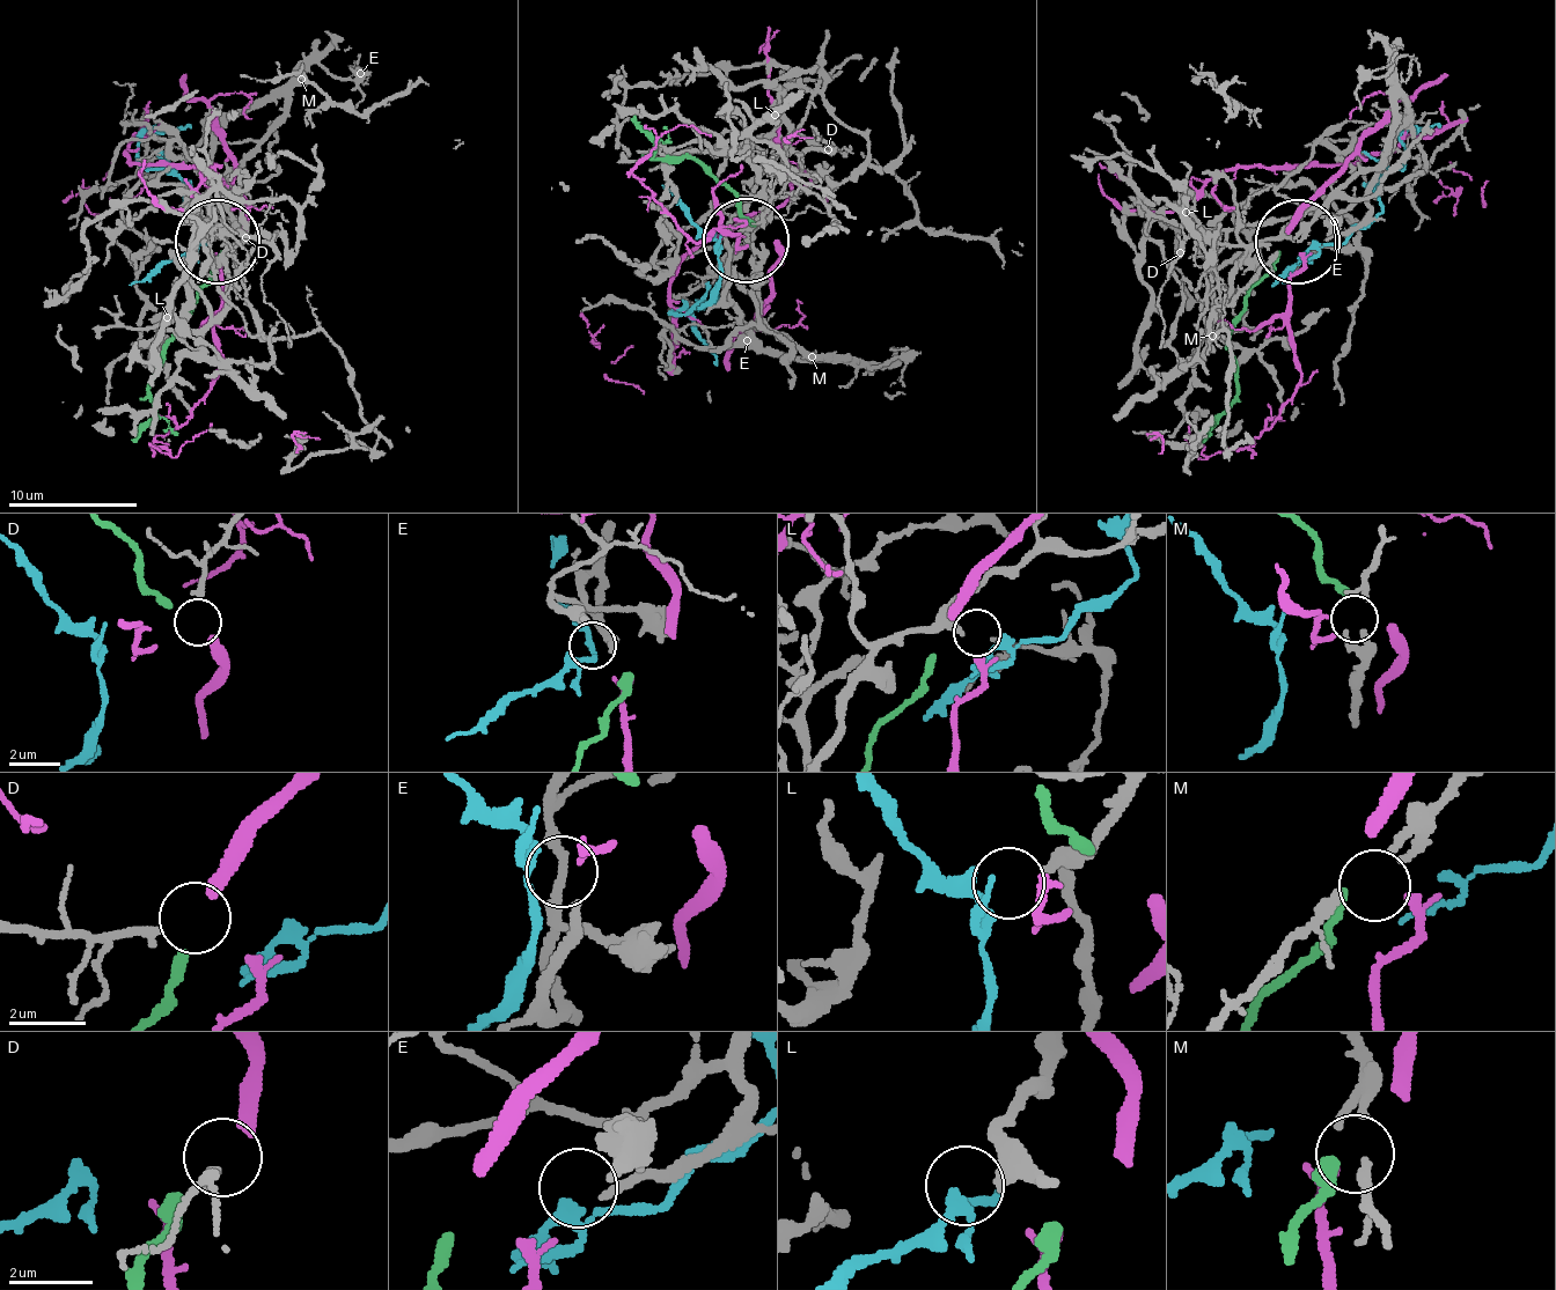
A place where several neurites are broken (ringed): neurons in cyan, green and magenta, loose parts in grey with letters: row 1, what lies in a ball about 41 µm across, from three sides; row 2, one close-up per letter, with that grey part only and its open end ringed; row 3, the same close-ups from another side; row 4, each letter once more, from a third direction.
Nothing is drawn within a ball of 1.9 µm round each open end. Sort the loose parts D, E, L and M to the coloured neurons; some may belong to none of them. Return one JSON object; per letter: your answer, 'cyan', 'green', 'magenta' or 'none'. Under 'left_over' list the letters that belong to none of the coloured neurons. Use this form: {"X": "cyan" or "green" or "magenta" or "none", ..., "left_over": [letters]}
{"D": "magenta", "E": "none", "L": "cyan", "M": "green", "left_over": ["E"]}

